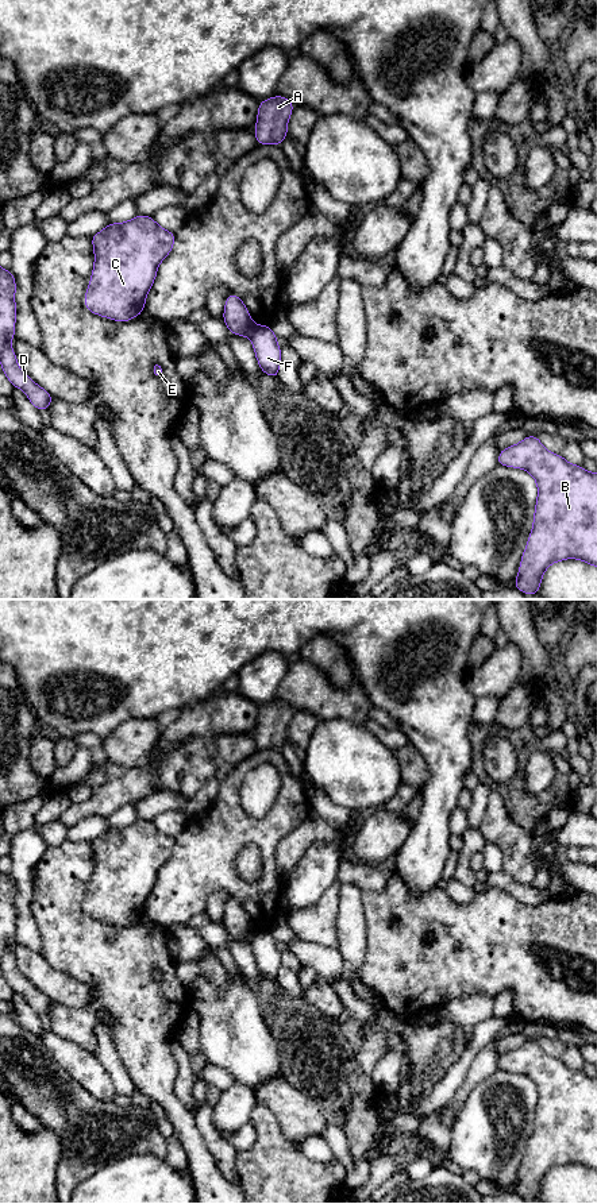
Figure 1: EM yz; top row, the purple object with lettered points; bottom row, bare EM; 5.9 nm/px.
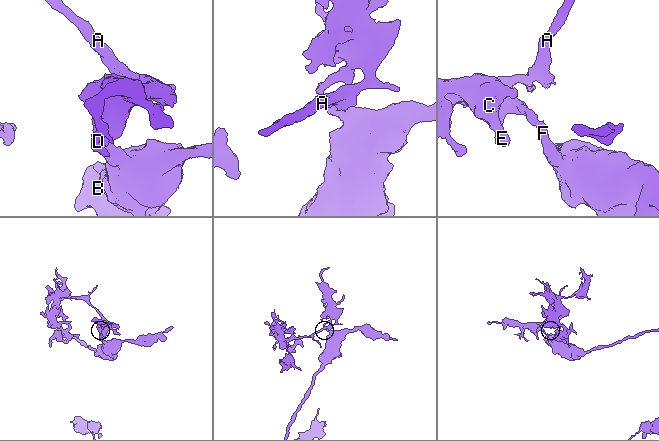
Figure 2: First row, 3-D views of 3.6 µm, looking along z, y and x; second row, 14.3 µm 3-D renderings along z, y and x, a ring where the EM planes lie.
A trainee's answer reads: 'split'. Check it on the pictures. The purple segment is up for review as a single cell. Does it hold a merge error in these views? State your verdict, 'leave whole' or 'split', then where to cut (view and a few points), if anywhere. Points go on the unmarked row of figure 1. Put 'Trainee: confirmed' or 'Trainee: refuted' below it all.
split | yz (255, 930), (250, 941)
Trainee: confirmed

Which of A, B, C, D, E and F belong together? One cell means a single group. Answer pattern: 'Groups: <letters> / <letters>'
Groups: A C D E / B F

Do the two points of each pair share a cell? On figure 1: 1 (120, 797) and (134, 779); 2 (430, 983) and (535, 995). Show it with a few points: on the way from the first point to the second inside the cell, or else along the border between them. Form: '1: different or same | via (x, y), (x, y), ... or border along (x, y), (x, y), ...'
1: same | via (120, 792), (130, 783)
2: same | via (455, 977), (509, 977)

